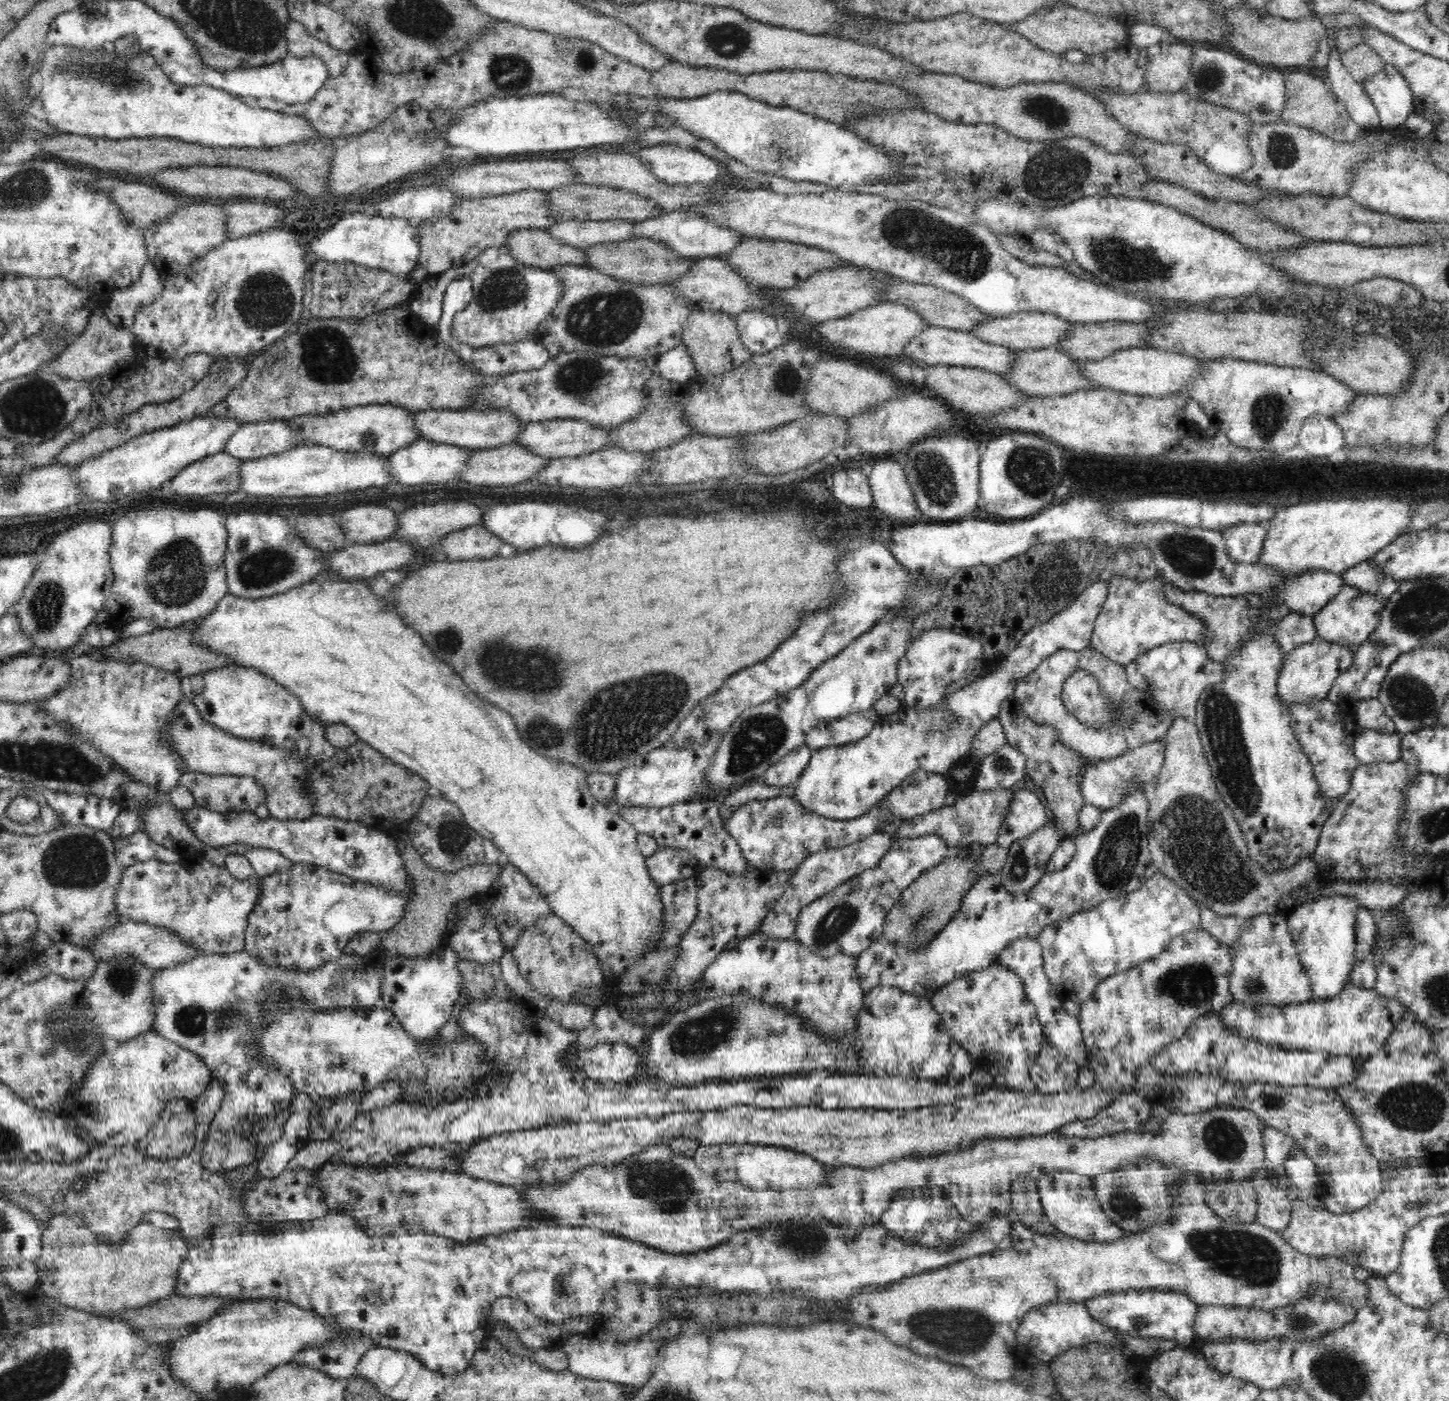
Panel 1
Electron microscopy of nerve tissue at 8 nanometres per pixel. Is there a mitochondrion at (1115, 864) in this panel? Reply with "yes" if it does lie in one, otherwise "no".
yes

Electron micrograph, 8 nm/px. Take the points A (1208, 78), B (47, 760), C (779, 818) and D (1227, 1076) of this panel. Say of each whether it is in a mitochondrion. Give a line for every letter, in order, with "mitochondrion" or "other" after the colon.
A: mitochondrion
B: mitochondrion
C: mitochondrion
D: other

